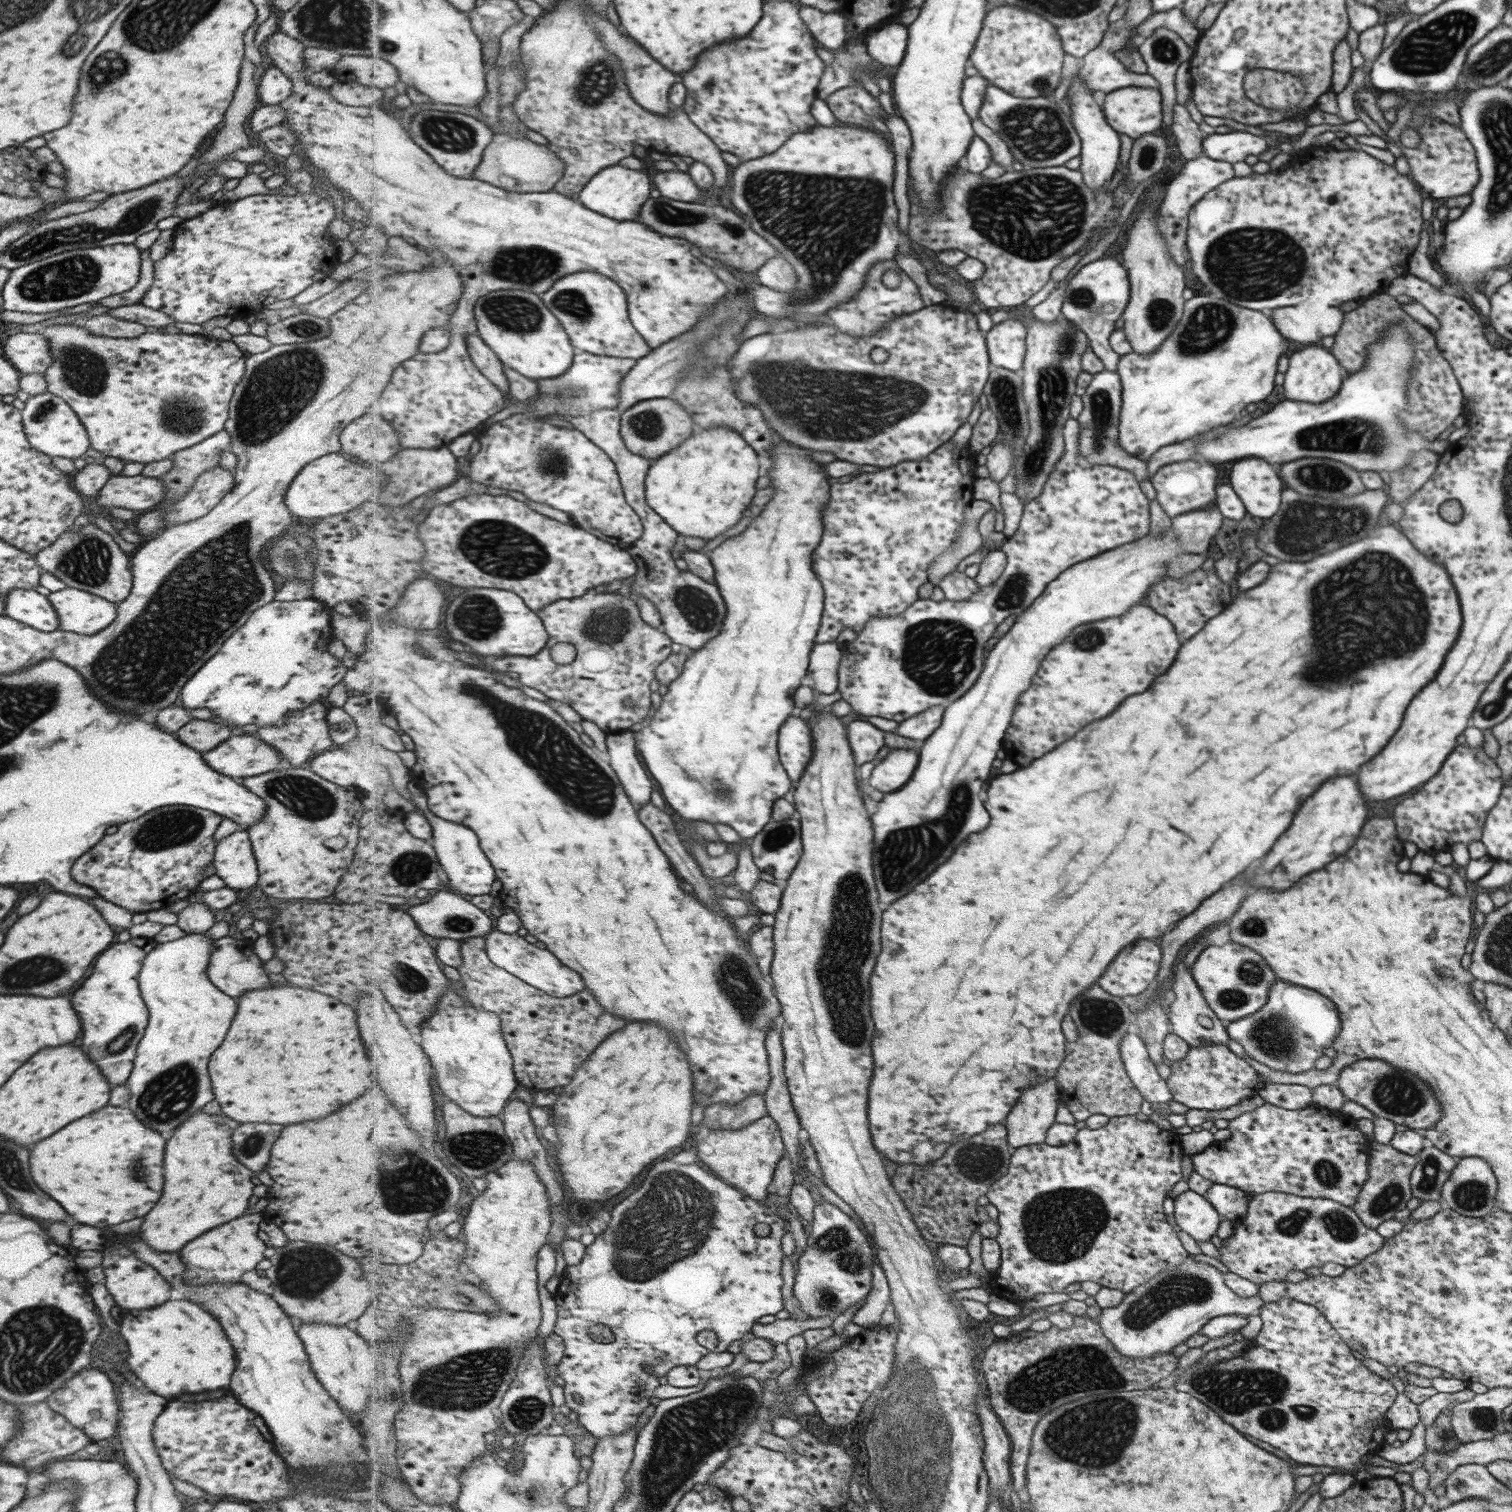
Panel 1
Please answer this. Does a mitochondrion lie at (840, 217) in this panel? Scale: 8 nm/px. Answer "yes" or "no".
yes

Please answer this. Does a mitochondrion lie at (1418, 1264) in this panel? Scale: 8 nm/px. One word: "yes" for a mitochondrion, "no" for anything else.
no

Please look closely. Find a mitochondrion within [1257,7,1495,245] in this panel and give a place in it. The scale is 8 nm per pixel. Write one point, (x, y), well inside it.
(1430, 48)

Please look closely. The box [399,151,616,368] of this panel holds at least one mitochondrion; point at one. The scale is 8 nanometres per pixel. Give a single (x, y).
(512, 264)

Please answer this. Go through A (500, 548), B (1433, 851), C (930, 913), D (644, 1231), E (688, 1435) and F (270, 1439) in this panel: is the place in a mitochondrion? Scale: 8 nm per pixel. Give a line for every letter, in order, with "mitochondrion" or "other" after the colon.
A: mitochondrion
B: other
C: other
D: mitochondrion
E: mitochondrion
F: other

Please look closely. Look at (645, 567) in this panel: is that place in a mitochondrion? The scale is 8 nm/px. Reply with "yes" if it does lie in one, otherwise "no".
no

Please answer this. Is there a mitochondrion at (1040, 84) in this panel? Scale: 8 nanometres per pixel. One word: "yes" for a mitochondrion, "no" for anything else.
yes

